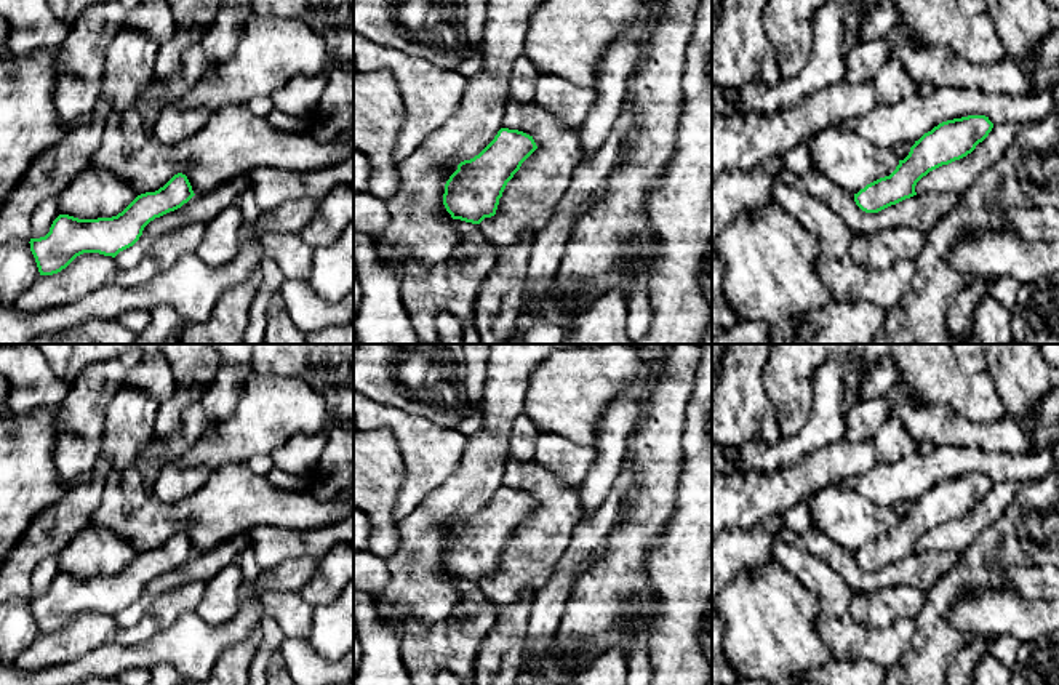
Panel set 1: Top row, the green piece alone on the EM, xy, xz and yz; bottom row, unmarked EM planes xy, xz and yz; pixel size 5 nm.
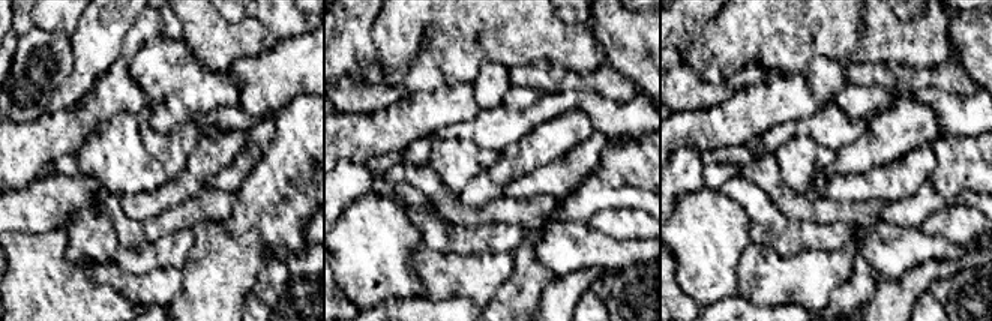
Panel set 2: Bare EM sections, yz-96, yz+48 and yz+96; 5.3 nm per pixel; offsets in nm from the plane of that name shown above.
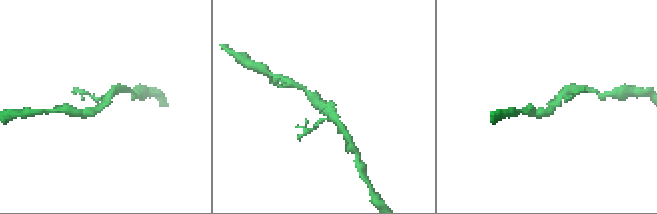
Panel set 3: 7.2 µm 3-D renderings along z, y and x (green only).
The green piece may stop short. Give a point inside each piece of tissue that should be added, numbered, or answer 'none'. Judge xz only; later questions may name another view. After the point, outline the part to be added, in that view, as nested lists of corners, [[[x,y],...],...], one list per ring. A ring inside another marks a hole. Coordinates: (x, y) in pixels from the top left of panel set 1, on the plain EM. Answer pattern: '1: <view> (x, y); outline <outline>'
none

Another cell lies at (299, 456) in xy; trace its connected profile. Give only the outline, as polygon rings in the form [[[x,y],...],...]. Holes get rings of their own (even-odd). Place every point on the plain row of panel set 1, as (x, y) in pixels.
[[[328,432],[314,435],[294,435],[274,453],[278,469],[291,475],[312,477],[328,442]]]

